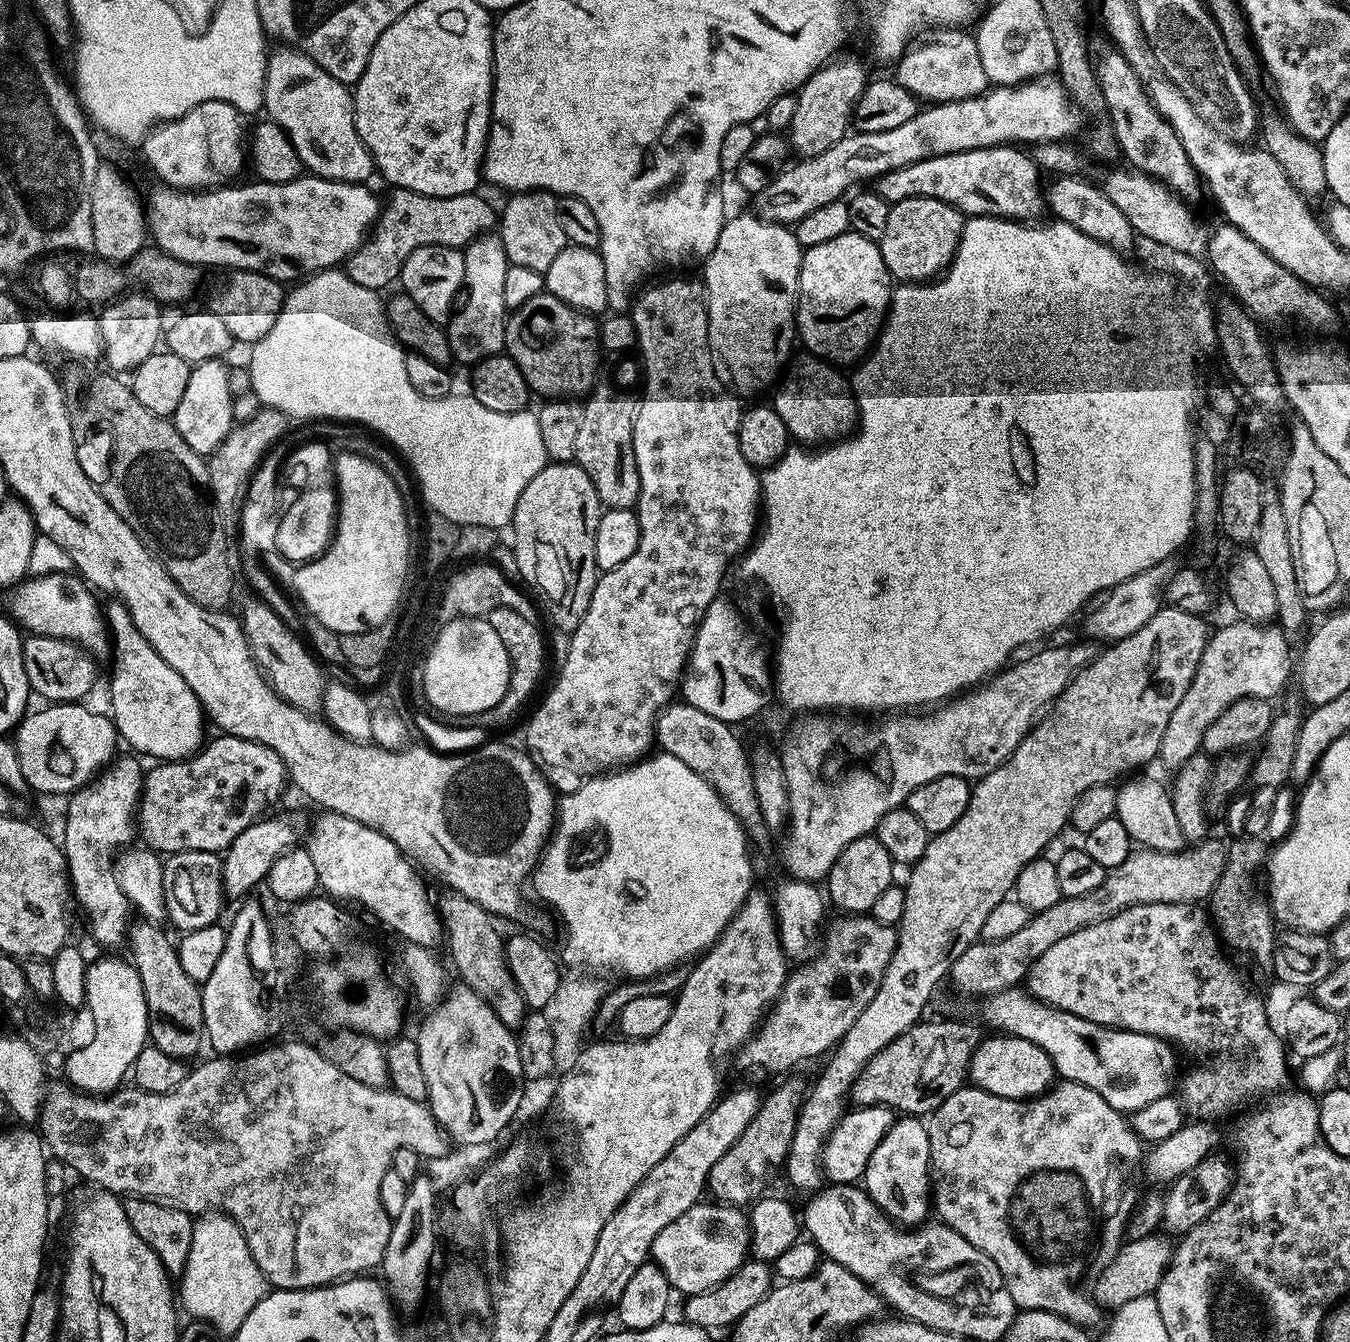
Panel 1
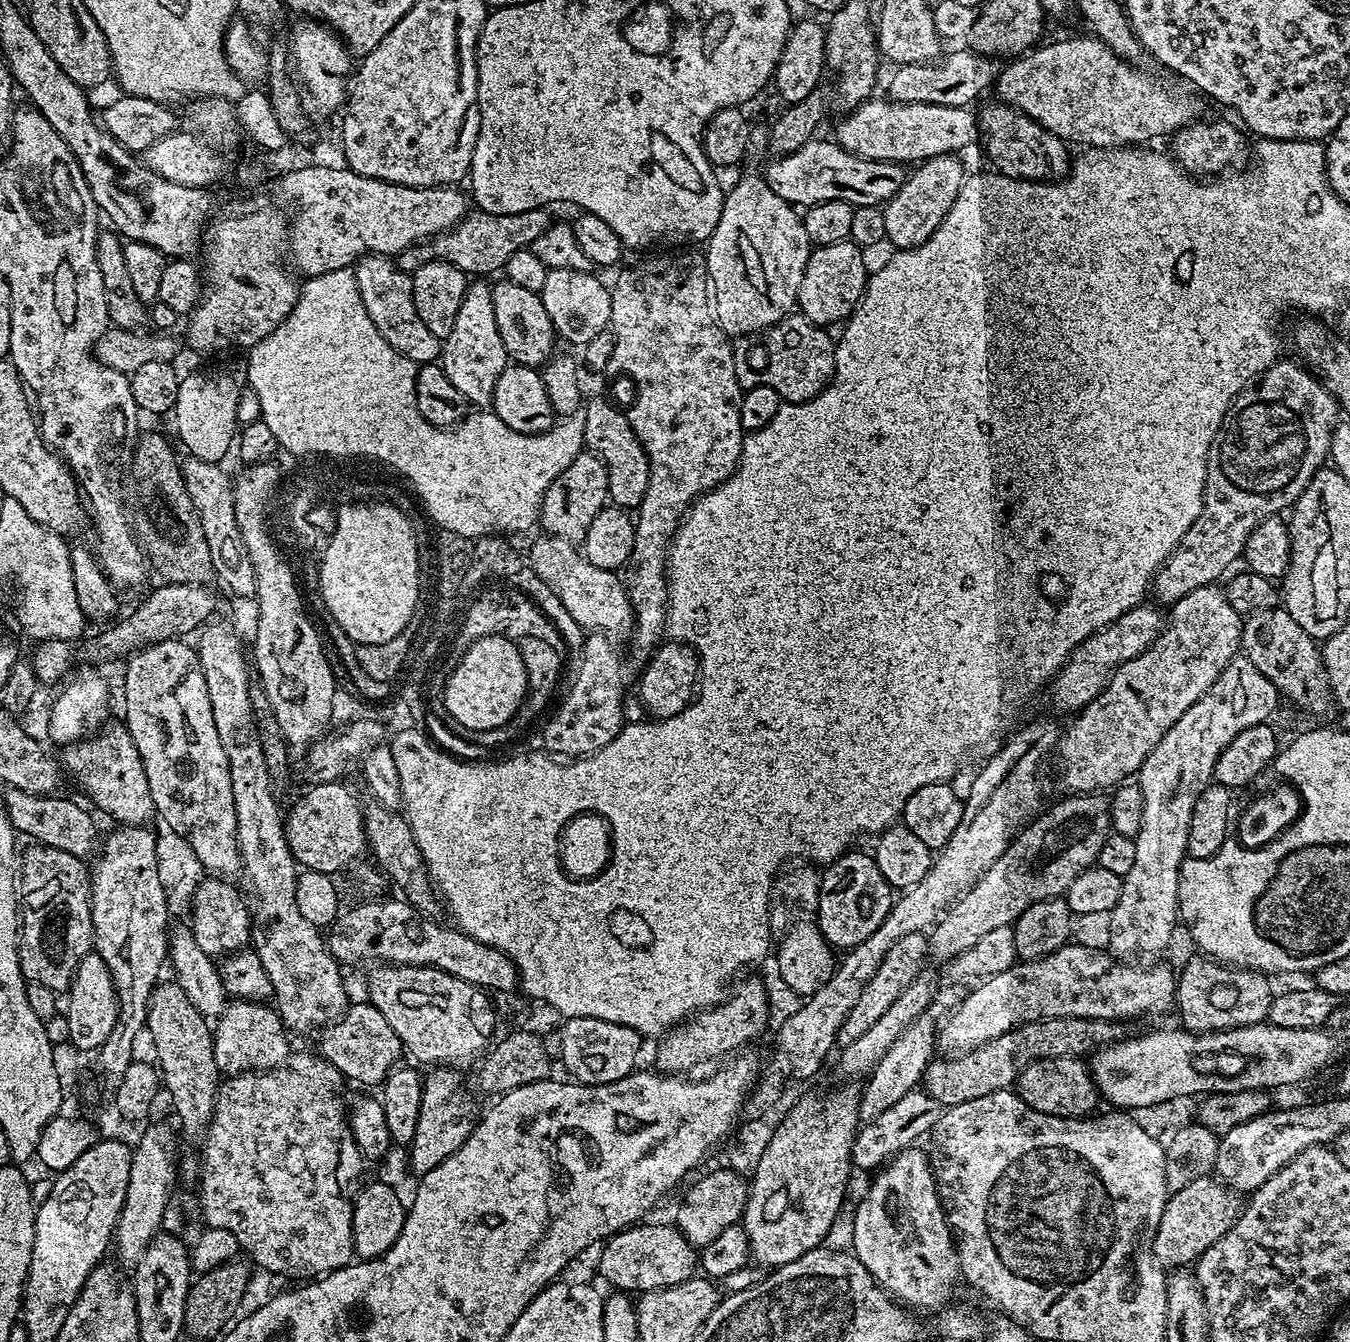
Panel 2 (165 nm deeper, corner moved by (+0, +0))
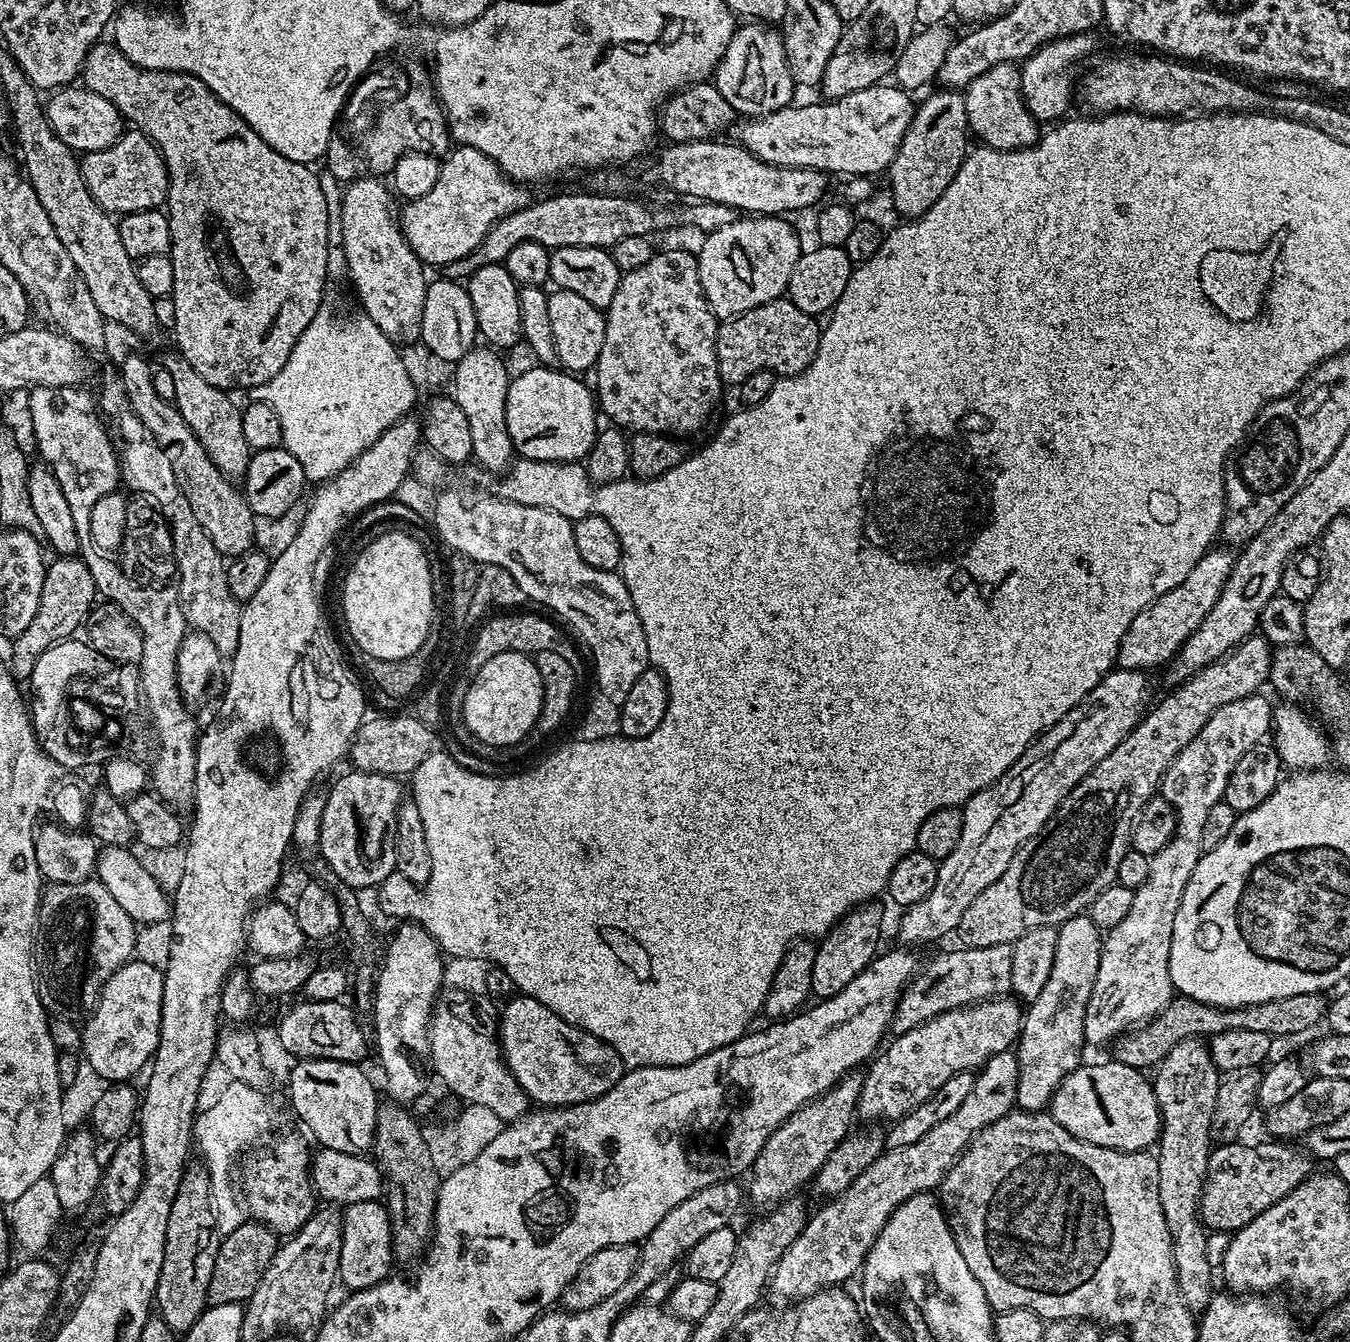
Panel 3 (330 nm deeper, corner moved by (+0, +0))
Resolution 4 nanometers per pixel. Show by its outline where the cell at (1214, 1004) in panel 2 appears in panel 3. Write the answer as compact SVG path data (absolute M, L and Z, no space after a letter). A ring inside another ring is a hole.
M1200 1038L1178 1042L1178 1046L1174 1046L1174 1050L1170 1050L1170 1054L1160 1061L1155 1072L1154 1087L1162 1121L1158 1141L1160 1152L1155 1153L1158 1162L1158 1198L1162 1202L1166 1230L1170 1230L1174 1270L1182 1302L1186 1302L1193 1314L1199 1314L1214 1295L1214 1268L1207 1254L1209 1233L1198 1213L1204 1181L1208 1179L1208 1158L1214 1147L1212 1119L1222 1072L1211 1058L1209 1045Z

